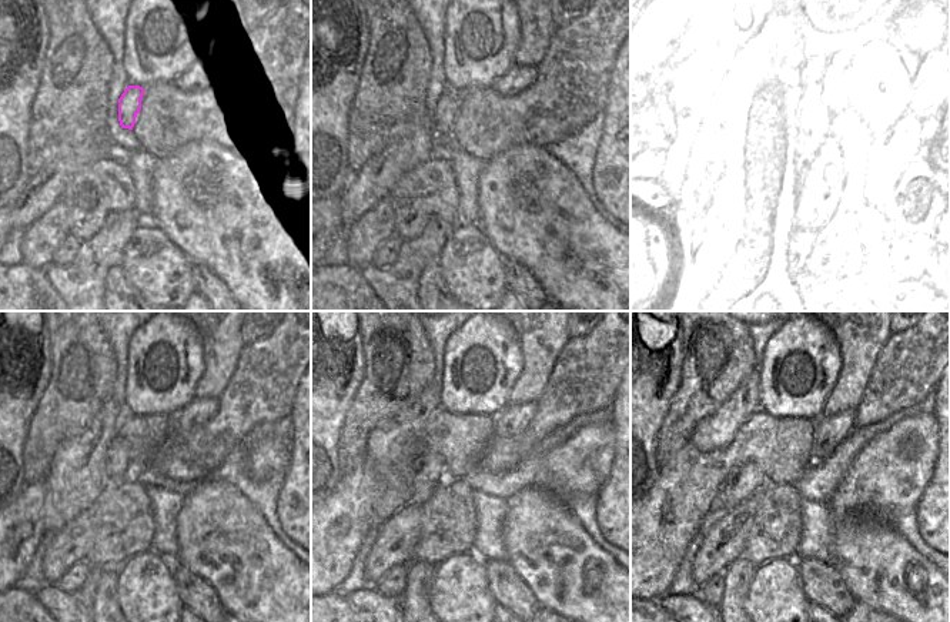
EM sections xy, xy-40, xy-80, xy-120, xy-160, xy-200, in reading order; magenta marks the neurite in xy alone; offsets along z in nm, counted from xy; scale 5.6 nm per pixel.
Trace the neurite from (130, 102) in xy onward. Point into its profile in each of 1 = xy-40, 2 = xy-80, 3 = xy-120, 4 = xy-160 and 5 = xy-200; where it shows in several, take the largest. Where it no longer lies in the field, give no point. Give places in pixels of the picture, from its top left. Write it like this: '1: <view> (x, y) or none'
1: xy-40 (447, 109)
2: xy-80 (762, 127)
3: xy-120 (117, 465)
4: xy-160 (428, 472)
5: xy-200 (743, 480)

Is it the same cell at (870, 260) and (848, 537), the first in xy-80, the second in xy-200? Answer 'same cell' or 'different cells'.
same cell

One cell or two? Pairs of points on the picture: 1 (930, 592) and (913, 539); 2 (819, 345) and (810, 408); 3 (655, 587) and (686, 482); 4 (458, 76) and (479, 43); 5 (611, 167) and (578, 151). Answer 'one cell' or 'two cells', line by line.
1: two cells
2: one cell
3: one cell
4: one cell
5: two cells

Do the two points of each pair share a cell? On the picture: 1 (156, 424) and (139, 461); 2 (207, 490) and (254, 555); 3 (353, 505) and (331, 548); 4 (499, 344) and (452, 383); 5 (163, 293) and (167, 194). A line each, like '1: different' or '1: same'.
1: same
2: same
3: same
4: same
5: different

